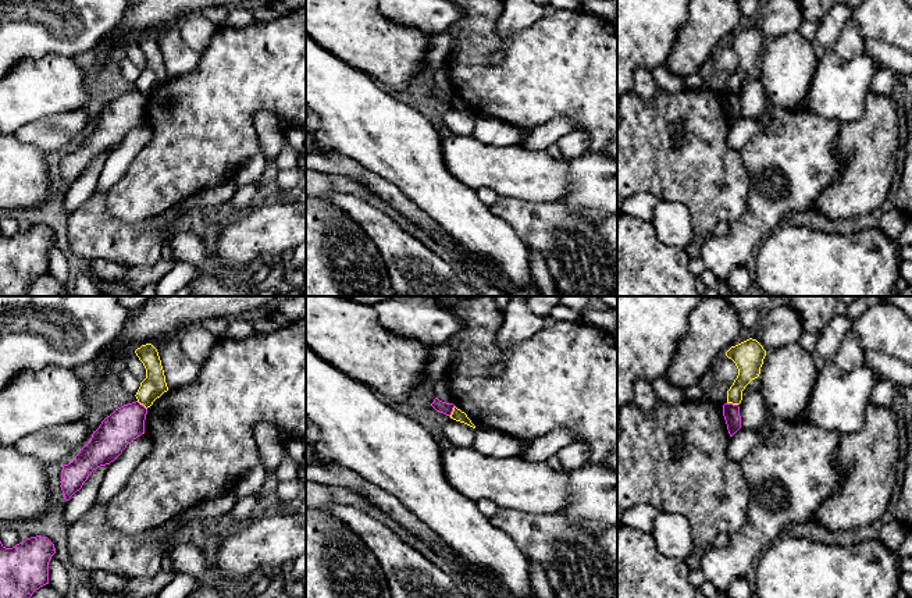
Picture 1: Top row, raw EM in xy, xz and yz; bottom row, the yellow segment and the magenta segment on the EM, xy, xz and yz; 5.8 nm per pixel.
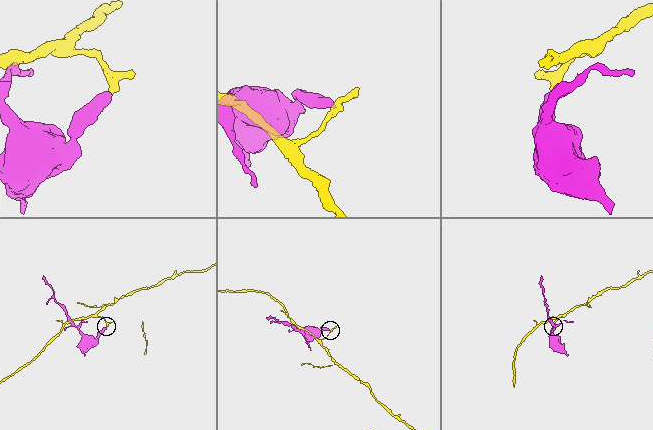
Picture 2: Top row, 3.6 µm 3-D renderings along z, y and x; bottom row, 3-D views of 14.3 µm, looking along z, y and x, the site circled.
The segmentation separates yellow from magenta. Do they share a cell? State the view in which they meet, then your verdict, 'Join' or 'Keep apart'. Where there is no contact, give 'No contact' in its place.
Touches yellow in xz. Keep apart

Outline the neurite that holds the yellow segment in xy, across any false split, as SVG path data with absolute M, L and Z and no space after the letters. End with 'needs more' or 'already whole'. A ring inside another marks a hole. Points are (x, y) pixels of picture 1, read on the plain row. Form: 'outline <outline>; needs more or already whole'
outline M146 32L138 36L135 42L146 57L146 67L140 71L135 85L147 97L168 79L168 75L157 38L152 32Z; already whole

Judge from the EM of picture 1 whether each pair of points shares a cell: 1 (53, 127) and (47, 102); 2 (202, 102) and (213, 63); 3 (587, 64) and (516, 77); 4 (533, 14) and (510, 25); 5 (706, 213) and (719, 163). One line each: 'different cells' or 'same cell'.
1: different cells
2: same cell
3: same cell
4: same cell
5: same cell

